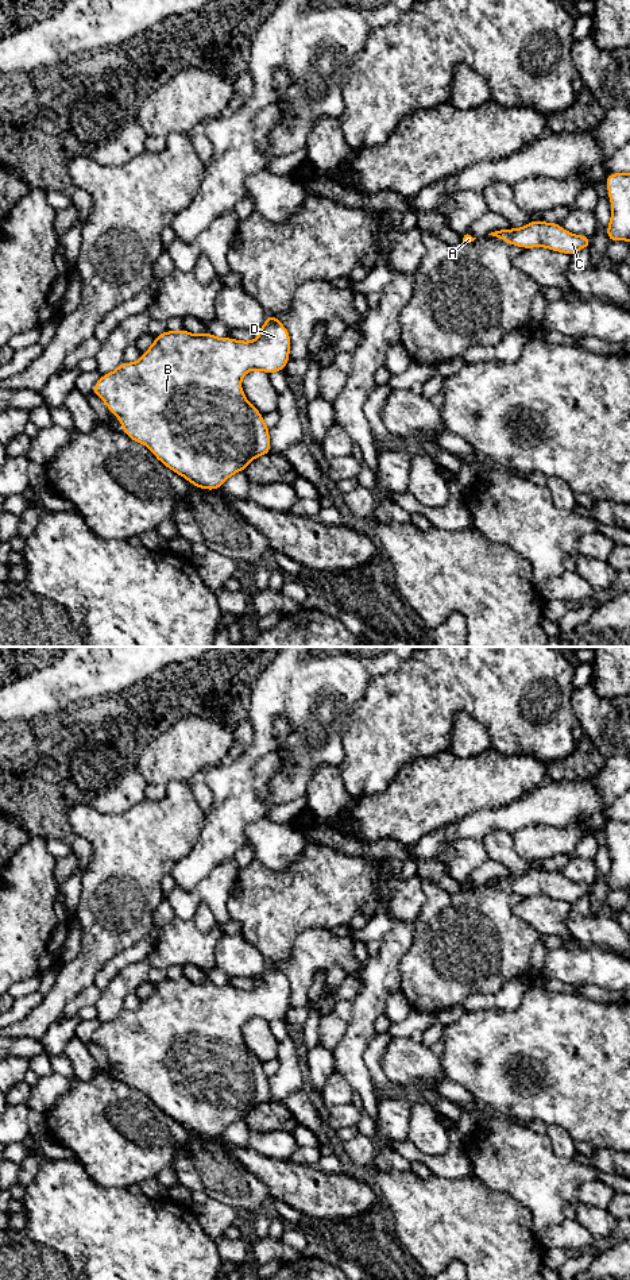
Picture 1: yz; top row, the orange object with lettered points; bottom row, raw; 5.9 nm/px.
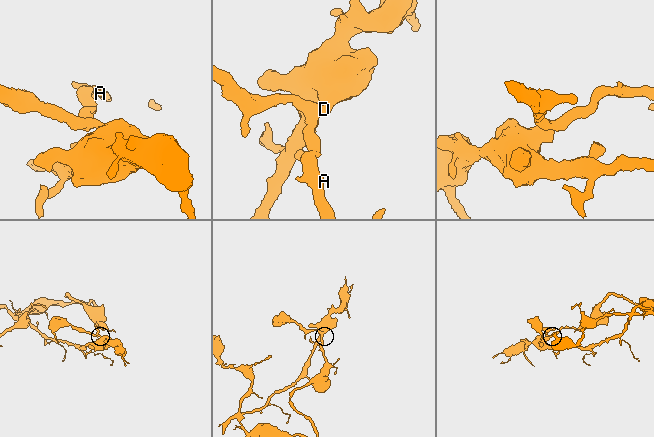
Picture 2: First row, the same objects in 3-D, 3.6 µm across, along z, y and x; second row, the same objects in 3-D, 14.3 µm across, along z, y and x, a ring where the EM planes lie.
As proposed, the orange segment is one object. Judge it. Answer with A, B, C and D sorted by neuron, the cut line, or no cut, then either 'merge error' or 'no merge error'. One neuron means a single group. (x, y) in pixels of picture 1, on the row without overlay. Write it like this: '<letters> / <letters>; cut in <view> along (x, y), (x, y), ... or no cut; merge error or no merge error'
A C / B D; cut in yz along (267, 966), (278, 970); merge error

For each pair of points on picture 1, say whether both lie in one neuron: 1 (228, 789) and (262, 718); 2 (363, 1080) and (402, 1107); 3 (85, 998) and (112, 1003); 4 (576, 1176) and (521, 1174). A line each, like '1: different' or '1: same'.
1: same
2: different
3: different
4: same

